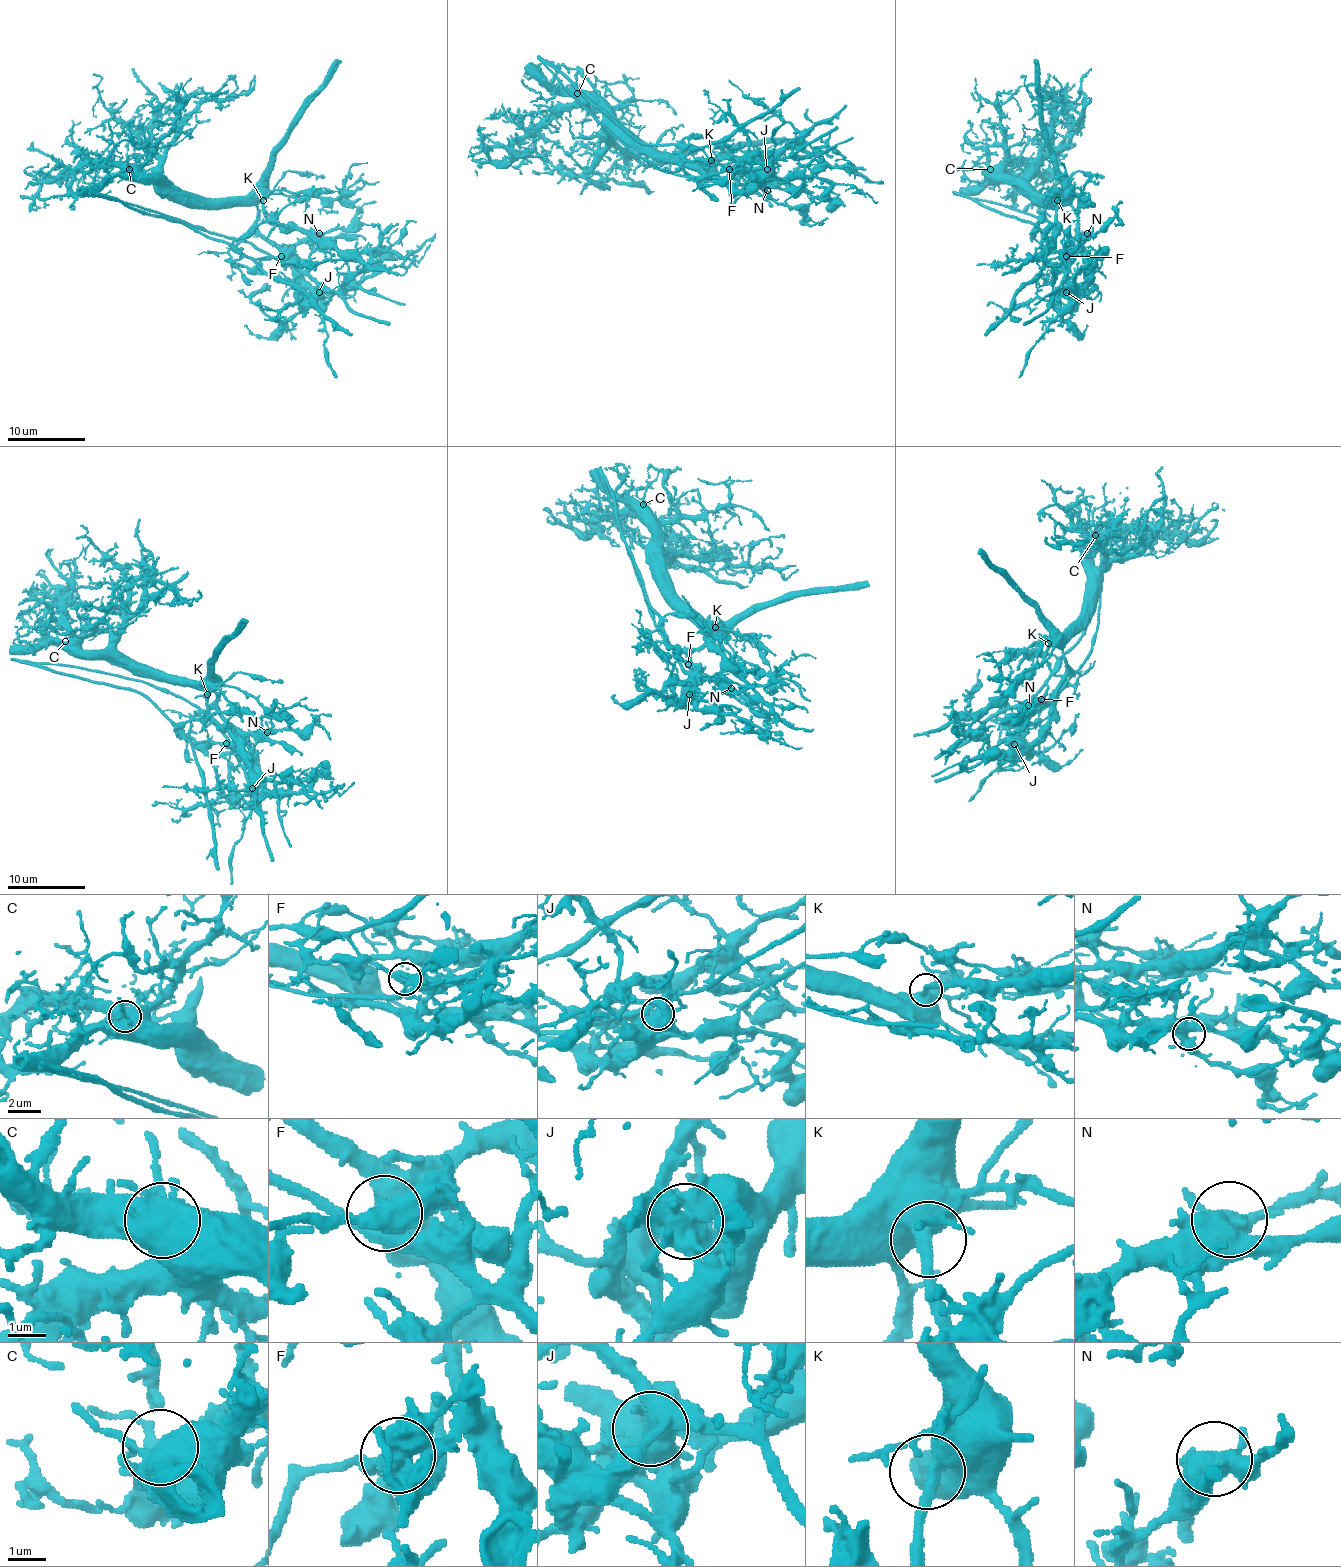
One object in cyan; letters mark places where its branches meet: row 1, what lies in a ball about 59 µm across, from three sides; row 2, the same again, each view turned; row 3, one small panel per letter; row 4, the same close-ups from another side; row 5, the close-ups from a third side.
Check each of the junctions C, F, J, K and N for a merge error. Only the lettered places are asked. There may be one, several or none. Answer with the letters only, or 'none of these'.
F, J

